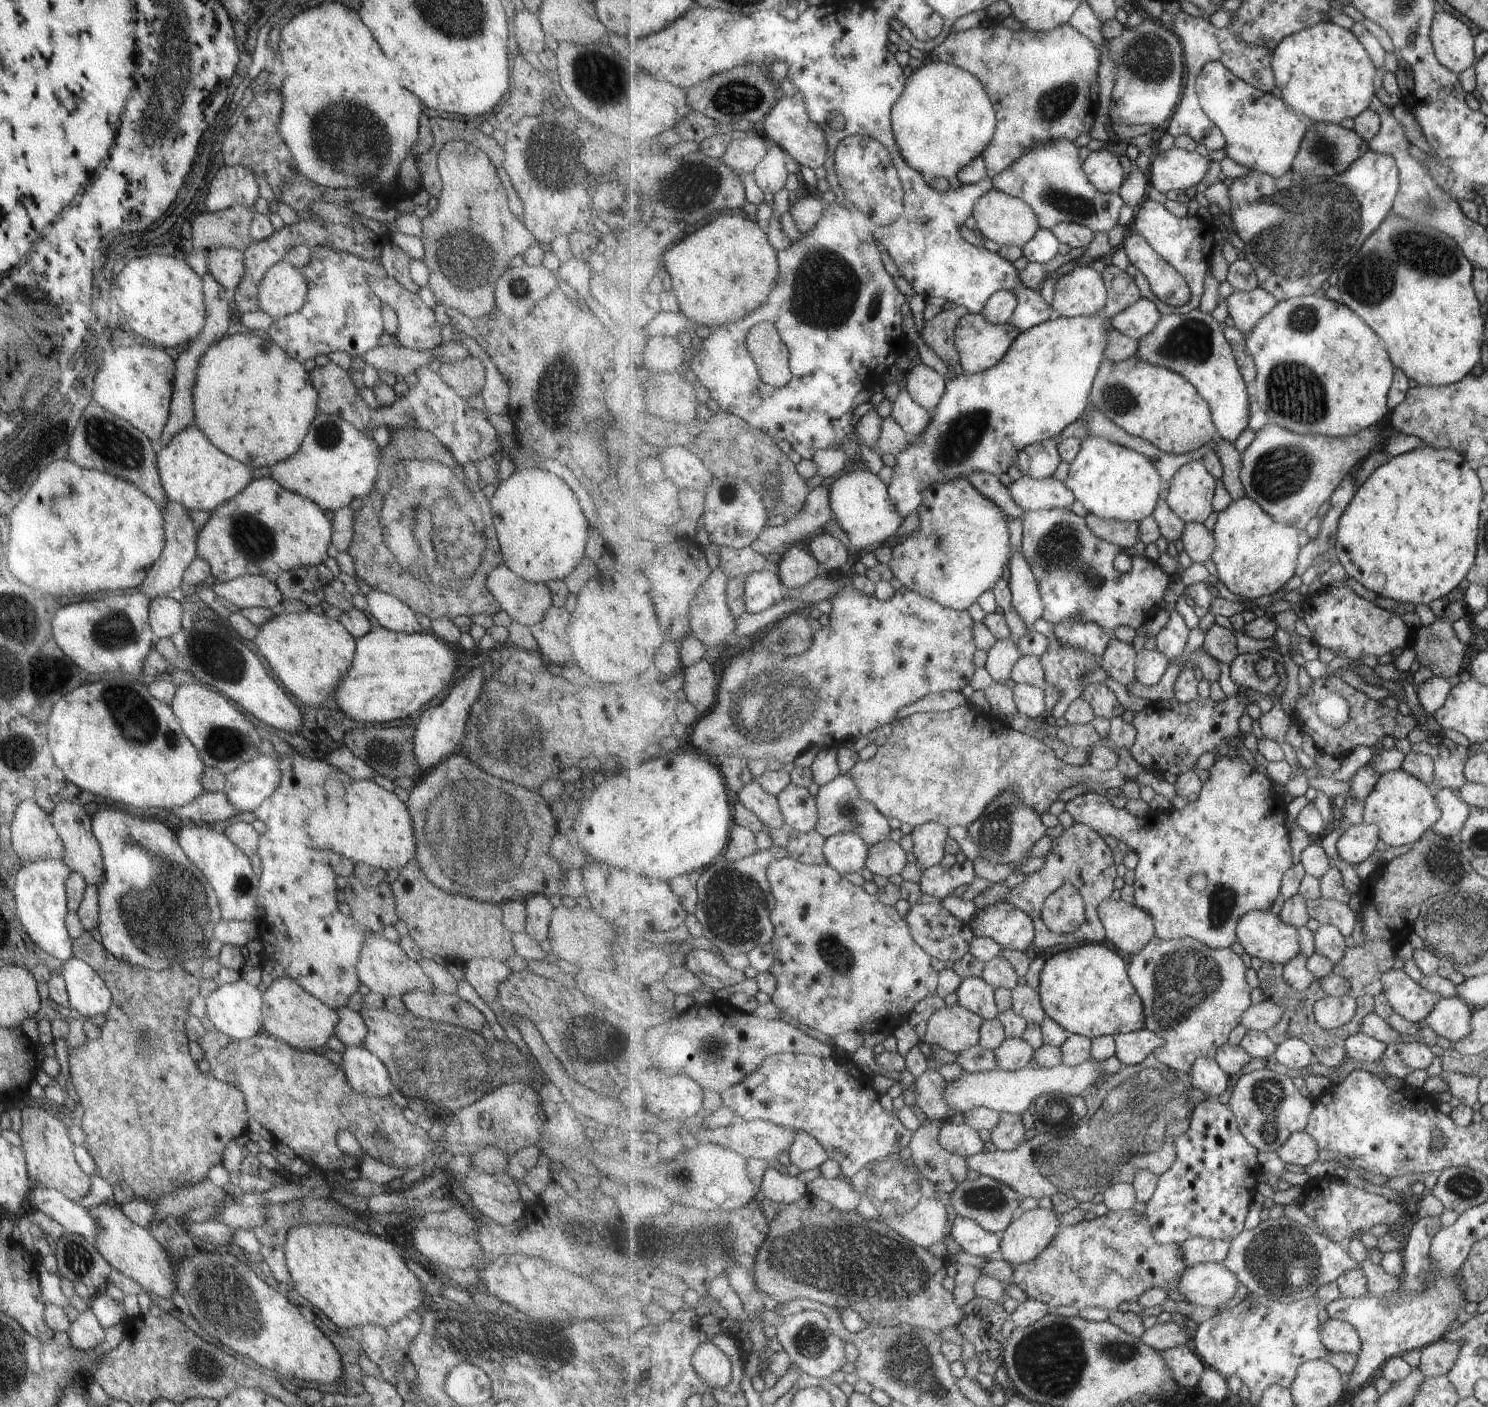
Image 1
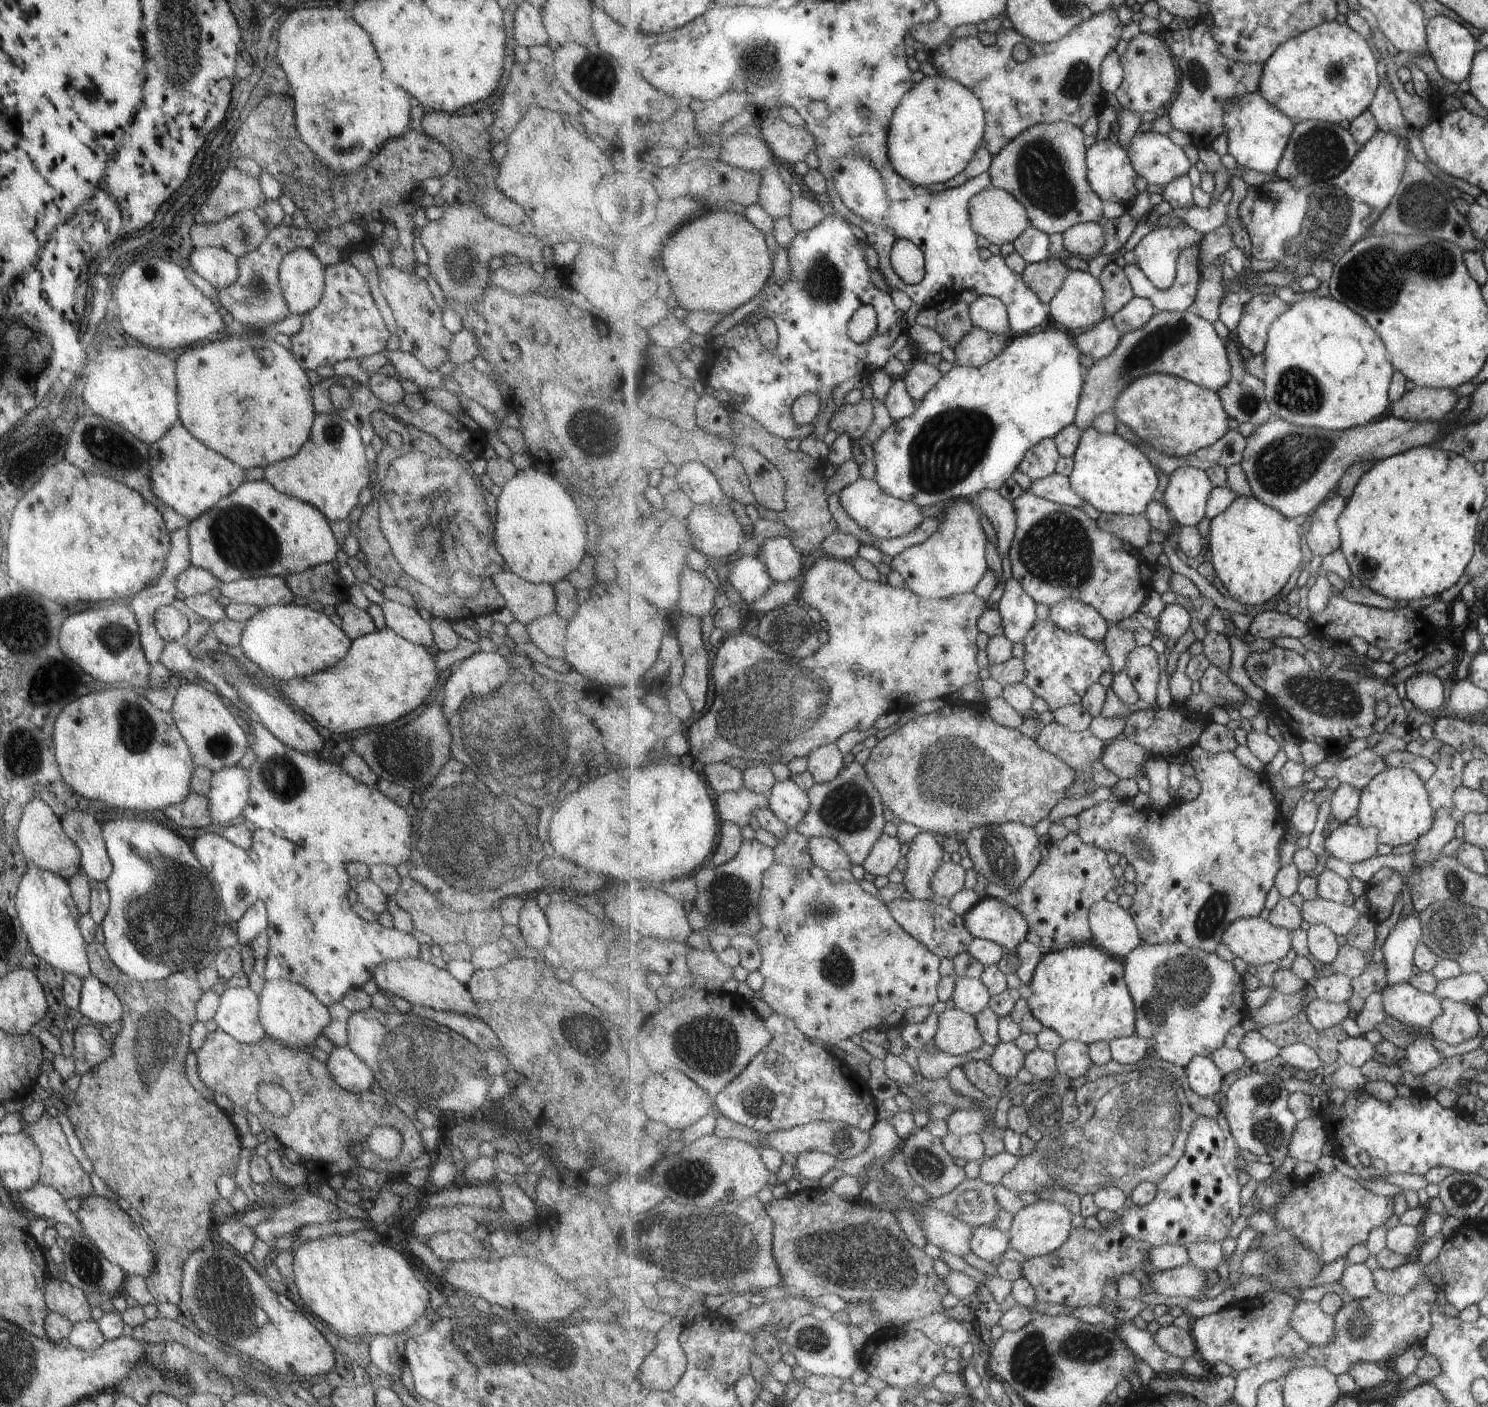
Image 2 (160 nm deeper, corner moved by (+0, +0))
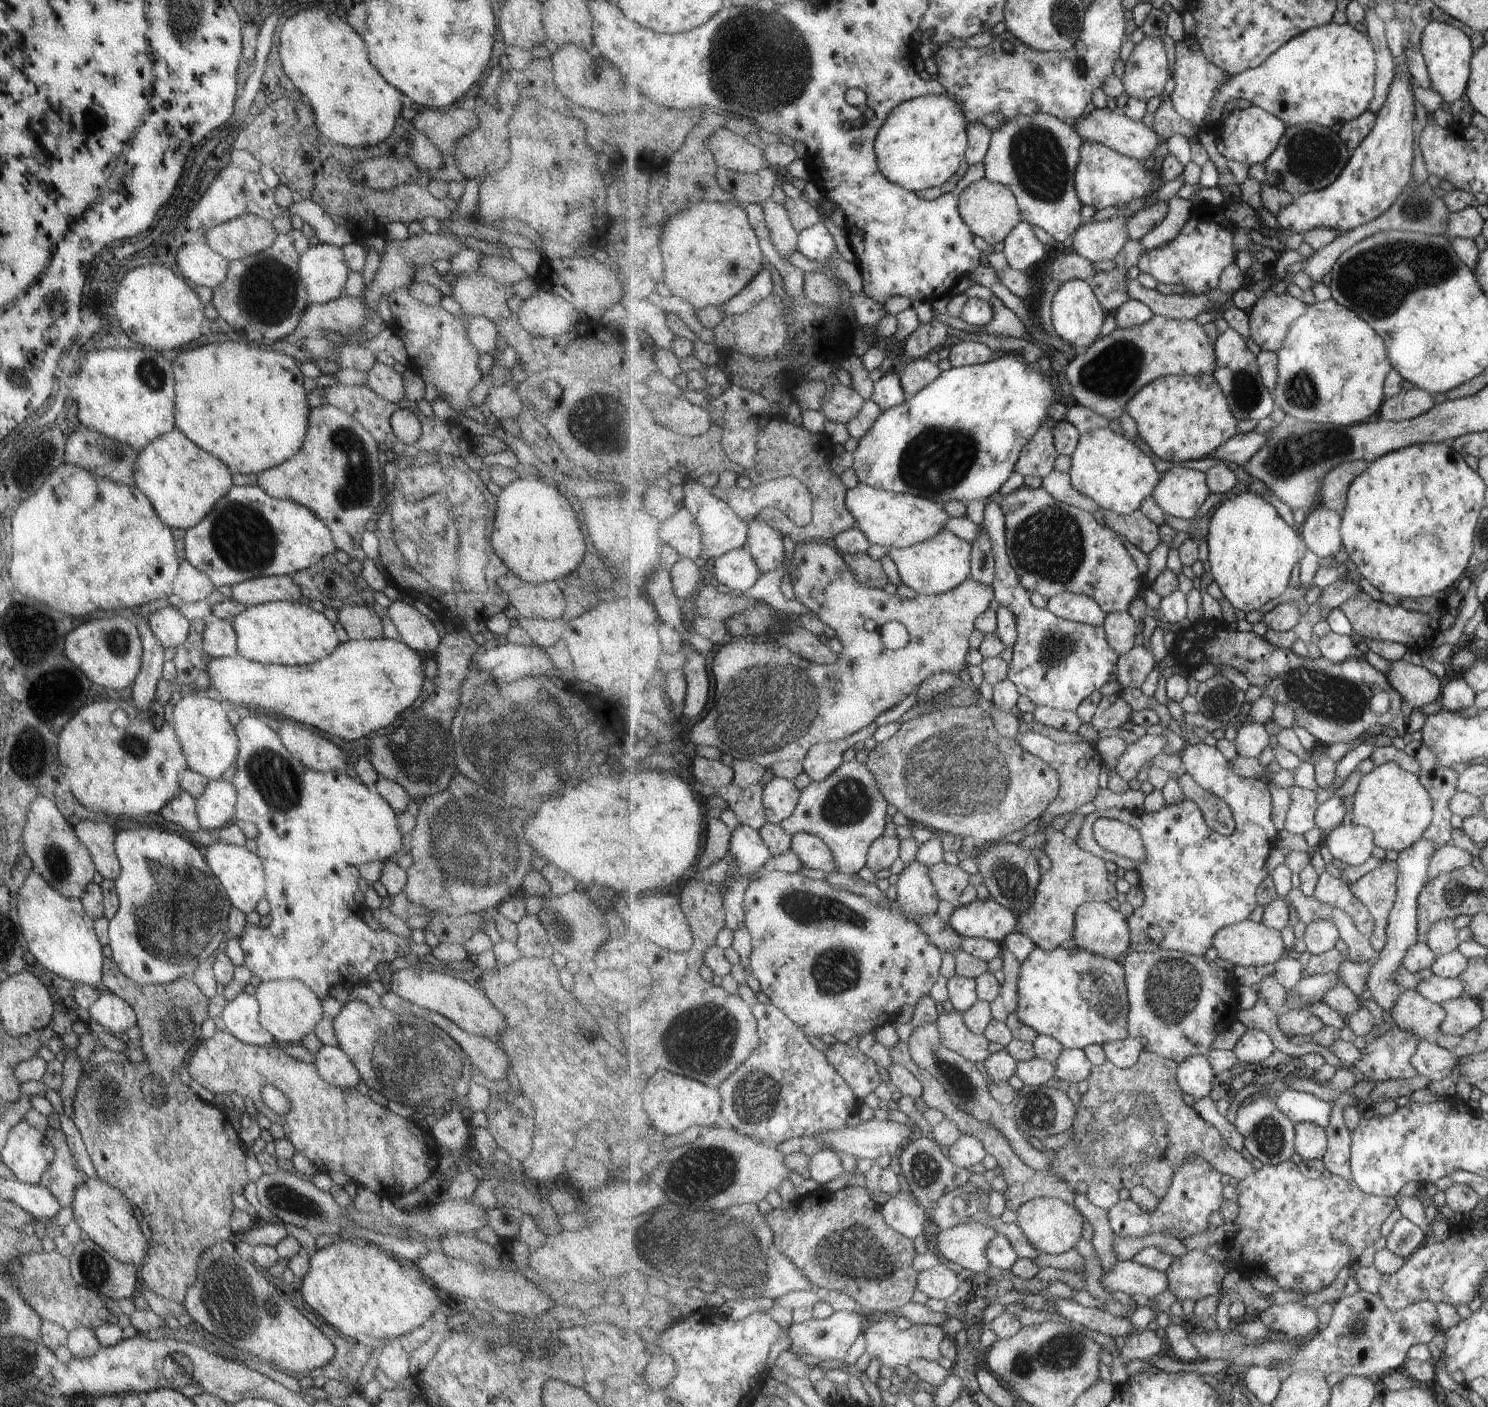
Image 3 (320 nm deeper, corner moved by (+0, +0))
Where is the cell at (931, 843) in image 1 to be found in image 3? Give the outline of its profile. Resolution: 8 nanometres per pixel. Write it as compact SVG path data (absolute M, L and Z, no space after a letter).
M914 860L899 874L896 901L903 914L918 921L935 915L939 908L940 896L930 877L930 868Z

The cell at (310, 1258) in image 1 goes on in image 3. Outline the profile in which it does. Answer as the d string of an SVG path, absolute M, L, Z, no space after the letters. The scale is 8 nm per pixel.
M334 1240L329 1246L316 1250L308 1257L309 1270L301 1280L296 1281L303 1302L317 1312L329 1326L341 1334L354 1340L357 1334L365 1334L371 1338L392 1338L408 1333L431 1318L431 1314L444 1308L436 1296L433 1286L425 1279L412 1282L411 1278L401 1270L401 1261L386 1253L376 1244L365 1243L355 1246L348 1240Z

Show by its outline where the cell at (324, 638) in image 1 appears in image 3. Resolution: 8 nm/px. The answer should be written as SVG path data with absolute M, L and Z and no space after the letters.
M269 601L251 605L239 611L231 620L236 636L236 654L261 664L302 665L314 663L327 656L340 642L332 624L323 613L297 601Z

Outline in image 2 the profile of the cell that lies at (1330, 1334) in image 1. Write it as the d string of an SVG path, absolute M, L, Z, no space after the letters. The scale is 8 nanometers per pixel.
M1300 1301L1290 1323L1311 1346L1326 1345L1336 1335L1335 1317L1323 1312L1316 1301Z

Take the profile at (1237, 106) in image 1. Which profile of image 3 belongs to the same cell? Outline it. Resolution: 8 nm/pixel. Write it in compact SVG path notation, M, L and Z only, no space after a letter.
M1252 104L1246 109L1235 109L1228 113L1216 128L1215 144L1226 160L1237 160L1251 166L1257 162L1264 163L1277 150L1287 129L1288 126L1278 116Z

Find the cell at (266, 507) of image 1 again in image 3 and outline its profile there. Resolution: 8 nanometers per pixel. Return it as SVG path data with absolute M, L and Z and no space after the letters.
M255 484L231 485L182 539L185 560L203 571L215 589L263 575L291 576L336 550L325 523L311 510L269 496Z

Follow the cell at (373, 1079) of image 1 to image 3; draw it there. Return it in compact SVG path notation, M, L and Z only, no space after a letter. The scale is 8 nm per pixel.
M321 1045L314 1054L313 1064L317 1074L331 1086L351 1088L360 1080L355 1067L337 1045Z

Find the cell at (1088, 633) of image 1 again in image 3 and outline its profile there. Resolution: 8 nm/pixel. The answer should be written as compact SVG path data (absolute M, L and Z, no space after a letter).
M1063 591L1048 599L1049 610L1057 616L1092 624L1103 625L1108 615L1095 600L1095 597Z

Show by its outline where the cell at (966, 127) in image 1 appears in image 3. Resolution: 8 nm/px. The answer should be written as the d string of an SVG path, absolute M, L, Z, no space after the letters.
M925 95L900 104L887 116L875 141L879 170L911 192L949 183L966 160L967 120L962 107L947 95Z

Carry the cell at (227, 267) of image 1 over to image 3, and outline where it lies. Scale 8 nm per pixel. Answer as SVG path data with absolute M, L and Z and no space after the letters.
M199 241L179 248L175 254L175 271L191 286L217 286L227 276L229 263L205 243Z

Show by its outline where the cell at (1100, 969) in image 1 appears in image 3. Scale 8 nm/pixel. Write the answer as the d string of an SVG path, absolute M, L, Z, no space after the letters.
M1061 945L1049 950L1037 947L1022 962L1018 978L1018 995L1020 1001L1016 1011L1021 1022L1035 1029L1040 1035L1055 1038L1065 1049L1084 1049L1090 1045L1104 1045L1130 1037L1130 999L1125 982L1125 968L1112 958L1102 957L1073 945Z

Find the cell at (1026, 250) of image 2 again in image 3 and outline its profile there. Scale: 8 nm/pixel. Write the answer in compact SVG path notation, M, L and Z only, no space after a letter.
M1021 220L1003 243L1003 254L1014 269L1029 270L1049 259L1049 246L1035 236L1031 223L1026 220Z

